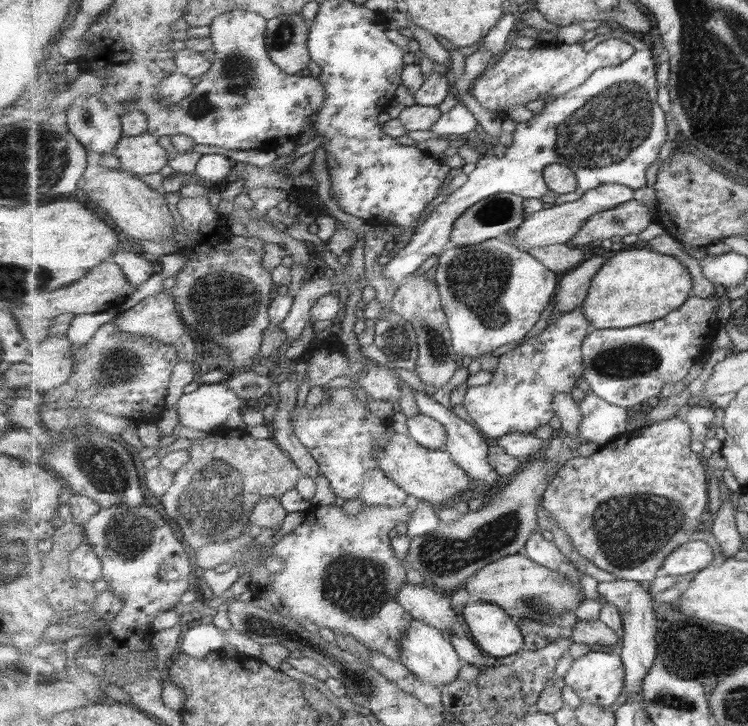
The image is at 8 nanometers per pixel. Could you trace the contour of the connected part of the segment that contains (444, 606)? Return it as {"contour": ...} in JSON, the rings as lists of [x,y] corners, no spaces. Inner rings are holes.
{"contour":[[[403,582],[397,601],[413,615],[413,618],[435,626],[448,636],[458,630],[457,612],[453,610],[450,597],[424,583]]]}

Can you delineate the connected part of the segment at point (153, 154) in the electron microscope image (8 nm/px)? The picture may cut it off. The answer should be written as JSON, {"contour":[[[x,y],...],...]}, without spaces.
{"contour":[[[149,132],[136,136],[124,136],[114,154],[121,168],[131,173],[155,174],[169,164],[169,152],[163,148],[160,138]]]}

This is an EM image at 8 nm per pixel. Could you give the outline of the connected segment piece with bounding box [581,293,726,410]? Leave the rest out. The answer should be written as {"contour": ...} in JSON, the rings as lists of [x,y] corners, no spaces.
{"contour":[[[719,294],[707,298],[692,295],[679,310],[665,318],[639,326],[618,329],[595,329],[585,338],[583,378],[590,389],[610,404],[629,409],[647,407],[649,398],[660,398],[667,384],[683,381],[705,346],[713,340],[707,337],[711,328],[719,328],[719,308],[726,306]]]}

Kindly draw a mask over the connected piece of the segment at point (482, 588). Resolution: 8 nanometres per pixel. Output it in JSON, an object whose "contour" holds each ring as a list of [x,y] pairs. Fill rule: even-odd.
{"contour":[[[513,554],[479,570],[465,585],[468,594],[483,601],[501,606],[515,619],[528,618],[546,623],[557,622],[565,610],[575,610],[585,598],[580,584],[571,582],[559,570],[551,570],[530,557]]]}

